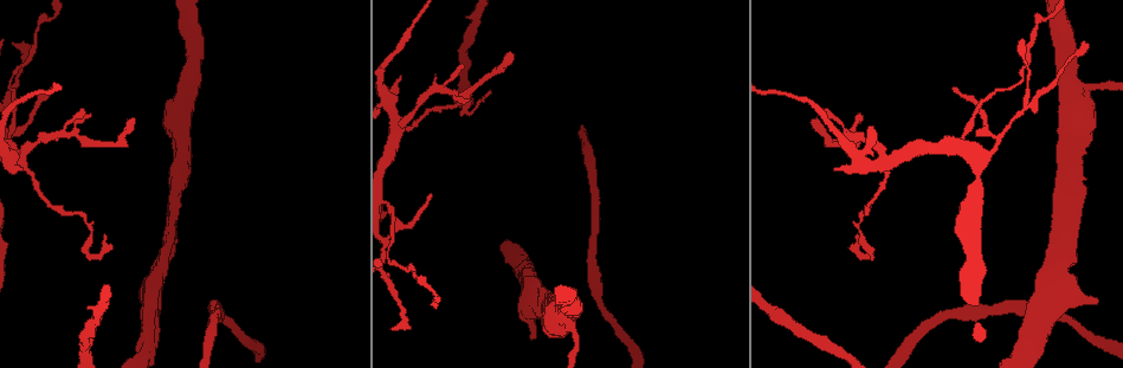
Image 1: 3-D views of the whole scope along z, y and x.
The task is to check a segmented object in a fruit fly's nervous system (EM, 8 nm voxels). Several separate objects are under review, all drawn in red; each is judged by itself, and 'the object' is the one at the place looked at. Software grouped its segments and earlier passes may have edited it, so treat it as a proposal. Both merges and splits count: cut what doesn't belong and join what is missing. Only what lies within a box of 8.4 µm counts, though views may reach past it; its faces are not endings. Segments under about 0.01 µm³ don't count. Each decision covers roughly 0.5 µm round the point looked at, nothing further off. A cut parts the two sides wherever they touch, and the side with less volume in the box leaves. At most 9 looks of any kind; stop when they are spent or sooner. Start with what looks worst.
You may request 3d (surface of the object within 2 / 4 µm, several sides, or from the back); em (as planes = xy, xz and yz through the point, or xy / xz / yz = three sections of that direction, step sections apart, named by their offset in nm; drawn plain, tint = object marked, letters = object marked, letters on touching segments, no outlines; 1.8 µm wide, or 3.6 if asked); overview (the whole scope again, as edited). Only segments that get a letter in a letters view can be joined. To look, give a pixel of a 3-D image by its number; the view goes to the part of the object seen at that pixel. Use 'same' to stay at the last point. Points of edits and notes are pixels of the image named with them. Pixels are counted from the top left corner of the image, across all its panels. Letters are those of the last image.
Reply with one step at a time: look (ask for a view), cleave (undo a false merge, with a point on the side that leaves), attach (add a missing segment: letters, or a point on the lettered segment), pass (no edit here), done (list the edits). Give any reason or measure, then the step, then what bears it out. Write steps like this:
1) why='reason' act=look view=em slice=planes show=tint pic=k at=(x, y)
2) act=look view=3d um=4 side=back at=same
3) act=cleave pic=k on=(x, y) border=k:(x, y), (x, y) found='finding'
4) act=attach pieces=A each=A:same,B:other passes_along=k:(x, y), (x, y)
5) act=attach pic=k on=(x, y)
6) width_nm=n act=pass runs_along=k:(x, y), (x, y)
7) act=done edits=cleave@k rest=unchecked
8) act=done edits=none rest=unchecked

why='sudden change in width' act=look view=em um=3.6 slice=planes show=letters pic=1 at=(183, 95)

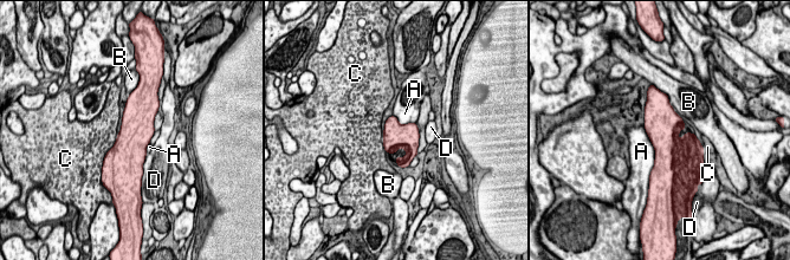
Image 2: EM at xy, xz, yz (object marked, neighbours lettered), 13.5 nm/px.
act=pass each=A:other,B:other,C:other,D:other border=2:(642, 125), (654, 150), (651, 171) found='all the same neuron'

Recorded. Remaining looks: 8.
why='tapers out' act=look view=3d um=4 pic=1 at=(483, 98)

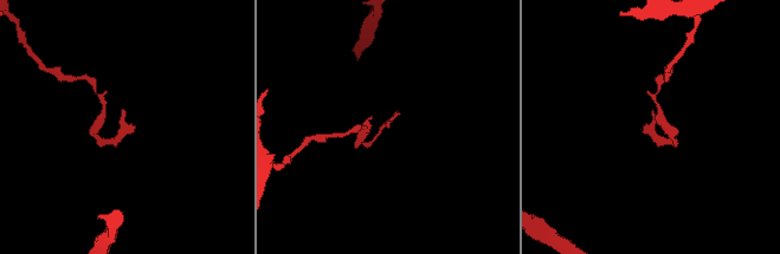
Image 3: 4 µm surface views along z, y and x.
act=look view=em slice=planes show=letters pic=3 at=(386, 125)

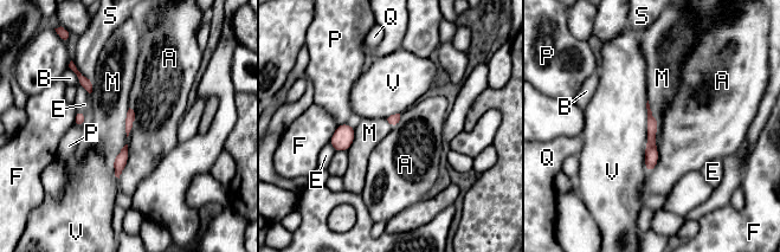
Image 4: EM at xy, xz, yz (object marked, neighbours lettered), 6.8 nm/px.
act=pass each=A:other,B:other,E:other,F:other,M:other,P:other,Q:other,S:other,V:other border=4:(648, 99), (657, 122), (656, 144) found='no lettered segment goes on from it'

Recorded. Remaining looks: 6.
why='an open end' act=look view=em slice=planes show=letters pic=1 at=(835, 170)

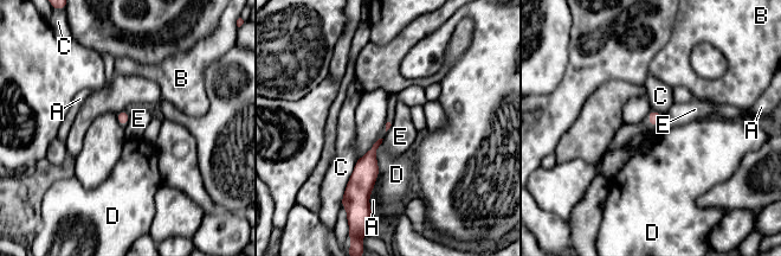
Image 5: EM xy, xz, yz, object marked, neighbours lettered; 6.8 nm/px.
act=pass each=A:other,B:other,C:other,D:other,E:other border=5:(129, 114), (124, 127) found='no lettered segment goes on from it'

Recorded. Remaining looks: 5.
why='tapers out' act=look view=em slice=planes show=letters pic=1 at=(132, 118)

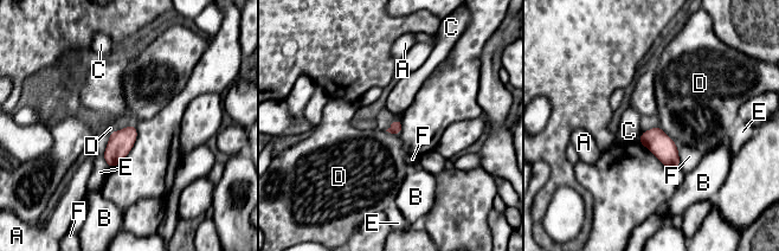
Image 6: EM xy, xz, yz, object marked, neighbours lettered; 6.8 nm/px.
width_nm=90 act=pass each=A:other,B:other,C:other,D:other,E:other,F:other border=6:(658, 126), (677, 147) found='none of them fits'

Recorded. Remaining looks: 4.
act=done edits=none rest=unchecked

